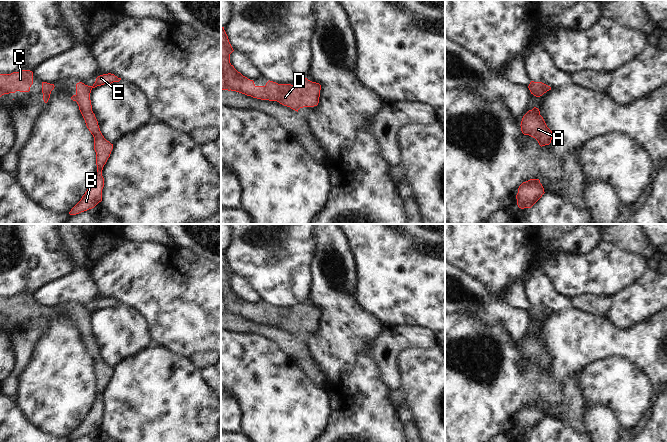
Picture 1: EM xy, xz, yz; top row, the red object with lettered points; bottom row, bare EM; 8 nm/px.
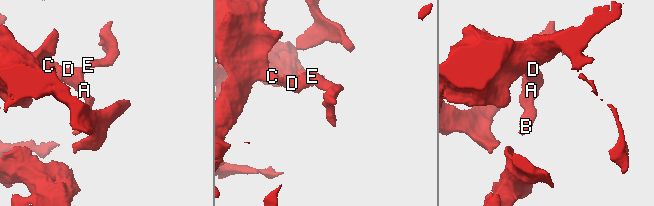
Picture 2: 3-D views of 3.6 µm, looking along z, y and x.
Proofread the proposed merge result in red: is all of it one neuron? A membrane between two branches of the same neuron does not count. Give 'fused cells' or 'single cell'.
single cell

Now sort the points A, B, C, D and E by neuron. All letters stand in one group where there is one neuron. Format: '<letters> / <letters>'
A B C D E

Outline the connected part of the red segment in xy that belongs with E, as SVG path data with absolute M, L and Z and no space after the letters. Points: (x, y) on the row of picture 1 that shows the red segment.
M108 73L98 76L92 86L88 86L82 82L79 82L76 84L76 94L71 97L73 101L77 102L86 126L94 137L97 172L92 180L91 185L82 196L81 200L69 212L70 215L76 215L92 209L102 201L102 189L104 187L102 170L108 158L110 157L113 144L107 141L100 131L98 121L92 111L90 93L91 90L97 86L119 82L120 80L121 78L118 78L114 74Z

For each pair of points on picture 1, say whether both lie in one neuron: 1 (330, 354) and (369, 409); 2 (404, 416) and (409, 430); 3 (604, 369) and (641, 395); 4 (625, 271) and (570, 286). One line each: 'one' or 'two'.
1: one
2: one
3: one
4: one

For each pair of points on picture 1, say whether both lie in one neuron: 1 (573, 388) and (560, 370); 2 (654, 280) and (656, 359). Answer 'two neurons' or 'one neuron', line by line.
1: two neurons
2: two neurons

